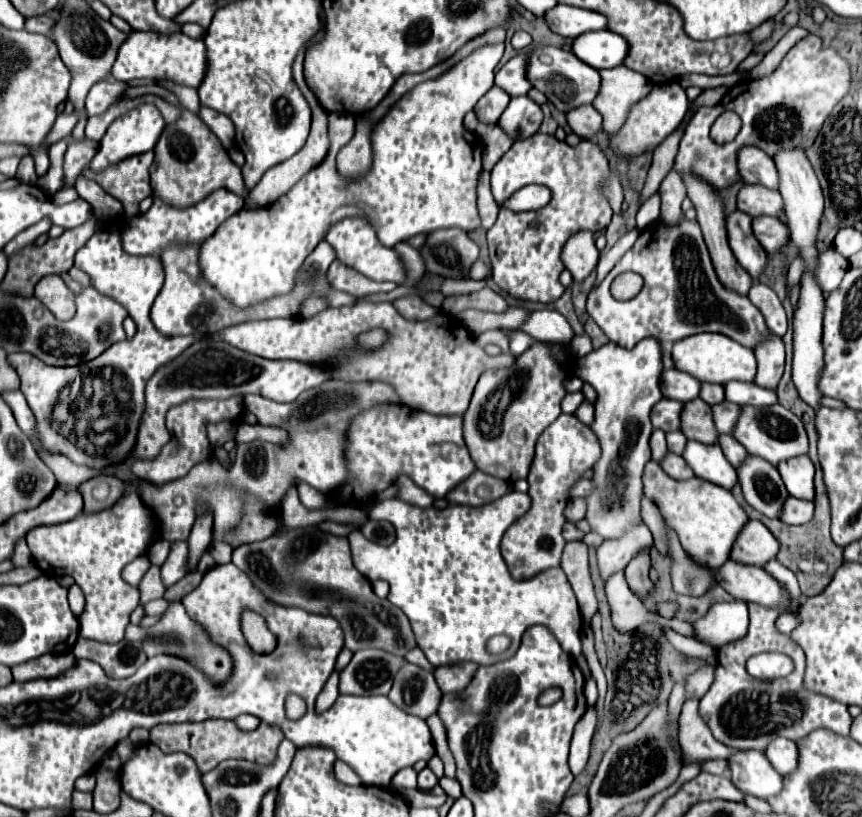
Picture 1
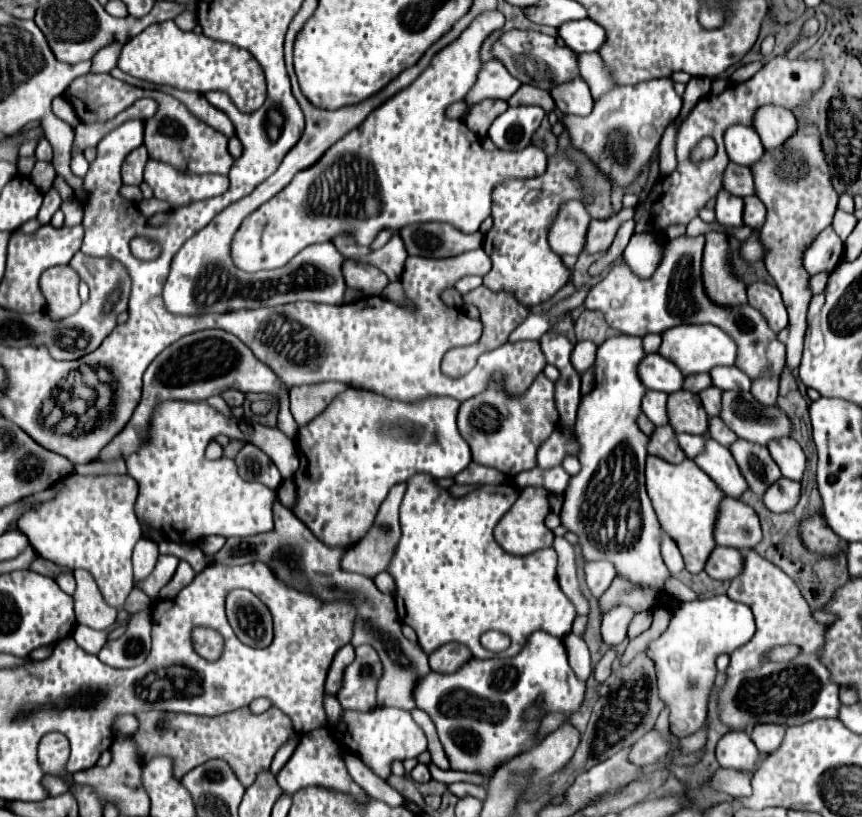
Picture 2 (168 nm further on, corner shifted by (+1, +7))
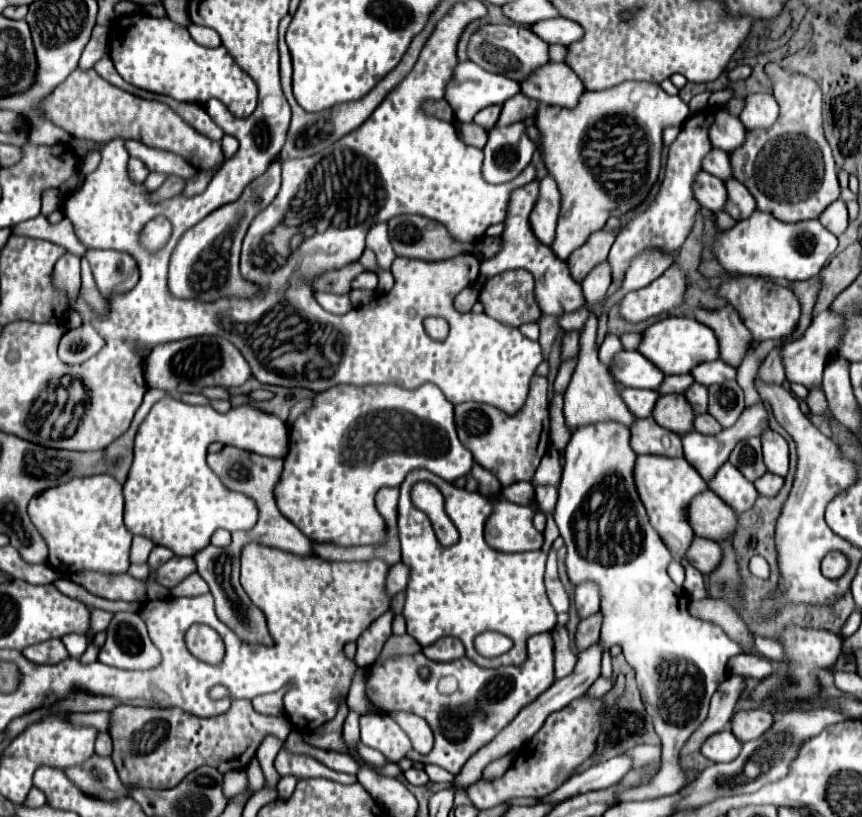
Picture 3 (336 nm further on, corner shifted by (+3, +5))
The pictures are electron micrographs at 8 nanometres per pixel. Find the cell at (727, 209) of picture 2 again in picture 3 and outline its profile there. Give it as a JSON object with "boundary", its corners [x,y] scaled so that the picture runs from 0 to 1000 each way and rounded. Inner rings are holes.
{"boundary":[[[813,208],[804,220],[804,240],[816,255],[825,259],[836,259],[841,252],[843,235],[841,235],[839,223],[832,215]]]}

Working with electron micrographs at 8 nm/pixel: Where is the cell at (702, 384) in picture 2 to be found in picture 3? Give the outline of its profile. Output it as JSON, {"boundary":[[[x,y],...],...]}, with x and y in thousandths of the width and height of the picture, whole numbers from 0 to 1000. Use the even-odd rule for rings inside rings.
{"boundary":[[[802,458],[771,460],[762,480],[765,482],[792,482],[792,477],[797,477],[802,470],[804,470],[804,460]]]}

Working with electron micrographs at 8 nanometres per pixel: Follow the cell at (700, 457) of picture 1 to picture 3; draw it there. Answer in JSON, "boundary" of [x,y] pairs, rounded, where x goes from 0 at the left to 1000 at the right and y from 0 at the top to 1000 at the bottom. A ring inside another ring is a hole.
{"boundary":[[[846,565],[841,570],[836,570],[836,575],[823,590],[823,597],[839,614],[843,614],[853,624],[853,629],[862,629],[862,627],[871,624],[881,607],[876,595]]]}

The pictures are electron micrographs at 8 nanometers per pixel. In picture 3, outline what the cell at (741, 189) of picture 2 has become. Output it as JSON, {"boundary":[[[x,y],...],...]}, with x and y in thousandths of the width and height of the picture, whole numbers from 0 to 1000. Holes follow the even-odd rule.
{"boundary":[[[827,181],[827,184],[818,191],[818,196],[813,198],[813,206],[816,206],[818,211],[823,211],[823,213],[829,213],[829,215],[836,218],[836,220],[848,218],[848,211],[846,211],[846,191],[843,191],[843,186],[839,186],[839,184]]]}

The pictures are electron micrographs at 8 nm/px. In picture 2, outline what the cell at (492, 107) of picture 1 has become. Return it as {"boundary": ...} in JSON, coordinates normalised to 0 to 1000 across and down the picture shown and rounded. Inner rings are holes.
{"boundary":[[[563,120],[553,127],[546,130],[546,137],[539,144],[542,157],[546,157],[546,162],[551,162],[553,166],[565,166],[565,159],[570,154],[570,149],[584,140],[588,135],[588,125],[586,122],[574,122],[574,120]]]}

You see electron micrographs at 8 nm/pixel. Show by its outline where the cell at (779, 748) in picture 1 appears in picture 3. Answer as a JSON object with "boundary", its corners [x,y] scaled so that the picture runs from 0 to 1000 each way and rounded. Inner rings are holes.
{"boundary":[[[887,867],[857,869],[848,879],[848,896],[853,898],[855,906],[867,908],[867,906],[881,903],[887,894],[892,894],[894,884],[897,884],[897,874],[890,871]]]}

